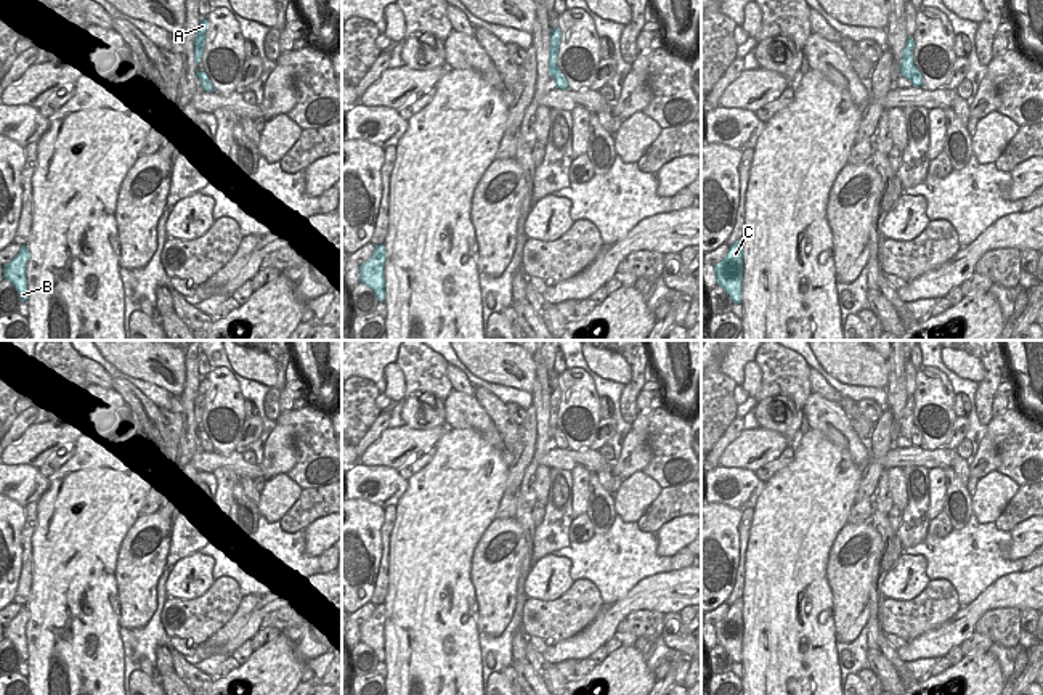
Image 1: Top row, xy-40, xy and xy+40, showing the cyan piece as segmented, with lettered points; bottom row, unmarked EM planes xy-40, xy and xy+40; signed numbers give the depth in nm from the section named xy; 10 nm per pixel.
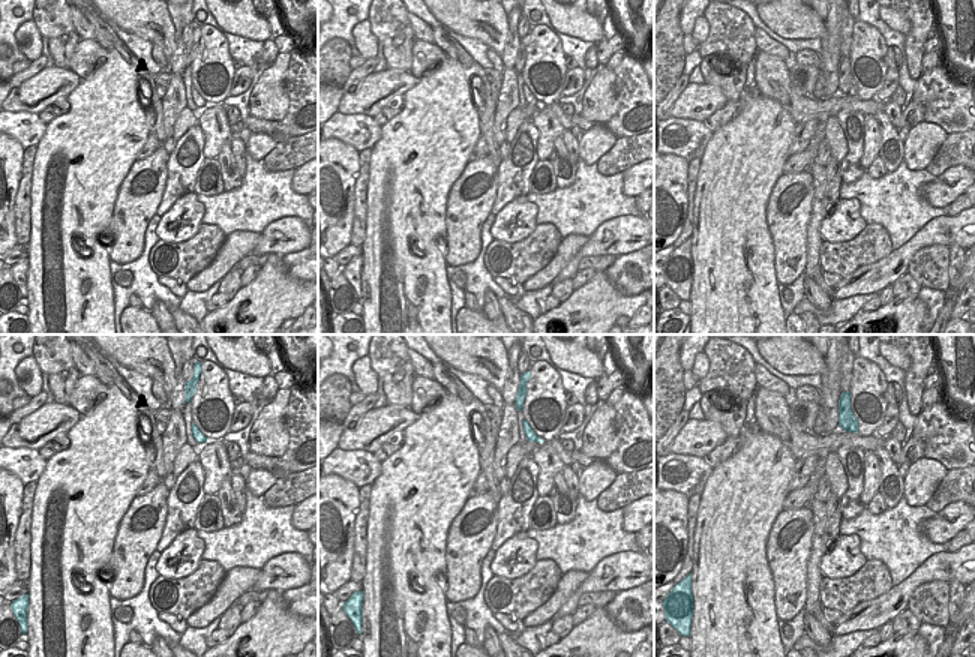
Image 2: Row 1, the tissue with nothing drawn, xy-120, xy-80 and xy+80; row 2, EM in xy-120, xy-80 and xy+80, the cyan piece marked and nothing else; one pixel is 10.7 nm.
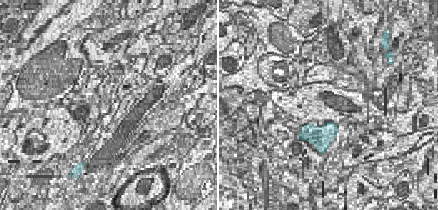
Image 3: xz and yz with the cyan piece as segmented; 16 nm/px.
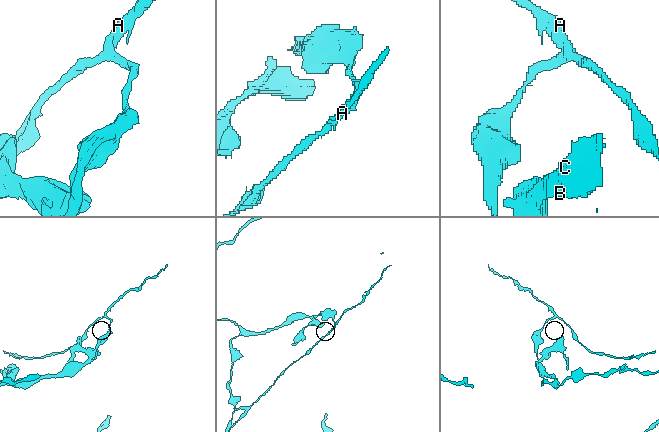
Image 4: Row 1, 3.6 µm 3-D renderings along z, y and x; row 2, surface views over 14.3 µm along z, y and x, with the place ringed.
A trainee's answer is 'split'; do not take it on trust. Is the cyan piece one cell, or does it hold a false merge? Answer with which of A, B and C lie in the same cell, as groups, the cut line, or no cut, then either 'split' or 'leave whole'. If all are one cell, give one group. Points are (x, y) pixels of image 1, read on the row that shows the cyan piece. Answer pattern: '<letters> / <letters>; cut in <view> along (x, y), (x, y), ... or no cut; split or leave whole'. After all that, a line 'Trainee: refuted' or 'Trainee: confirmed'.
A / B C; cut in xy+40 along (915, 66), (910, 77); split
Trainee: confirmed

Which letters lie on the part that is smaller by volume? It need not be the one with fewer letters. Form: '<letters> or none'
A

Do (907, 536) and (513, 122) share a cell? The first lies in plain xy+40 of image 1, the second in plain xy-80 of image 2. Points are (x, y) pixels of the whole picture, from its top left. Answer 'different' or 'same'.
different

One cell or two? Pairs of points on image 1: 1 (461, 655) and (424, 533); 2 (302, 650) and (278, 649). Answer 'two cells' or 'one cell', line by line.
1: one cell
2: two cells

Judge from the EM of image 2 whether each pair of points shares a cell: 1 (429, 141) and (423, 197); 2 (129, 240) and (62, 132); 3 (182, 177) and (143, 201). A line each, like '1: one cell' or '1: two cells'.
1: one cell
2: two cells
3: two cells

